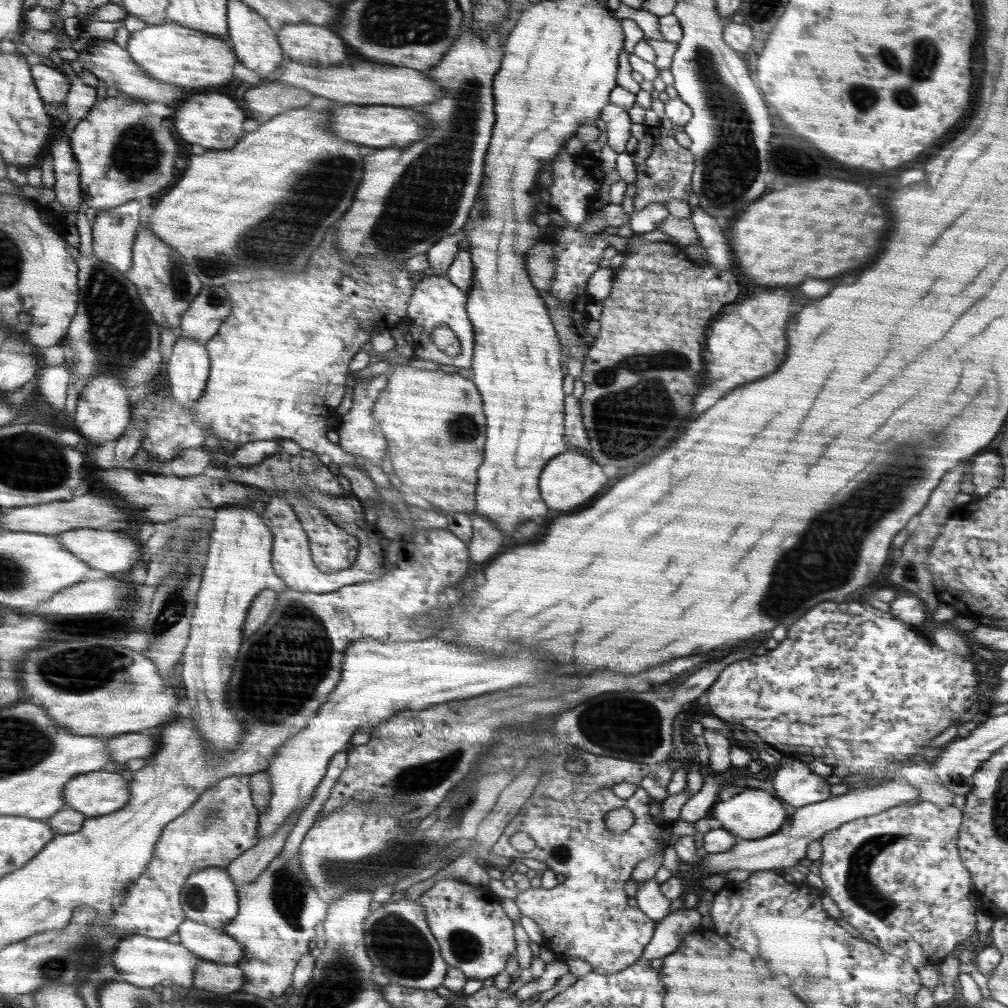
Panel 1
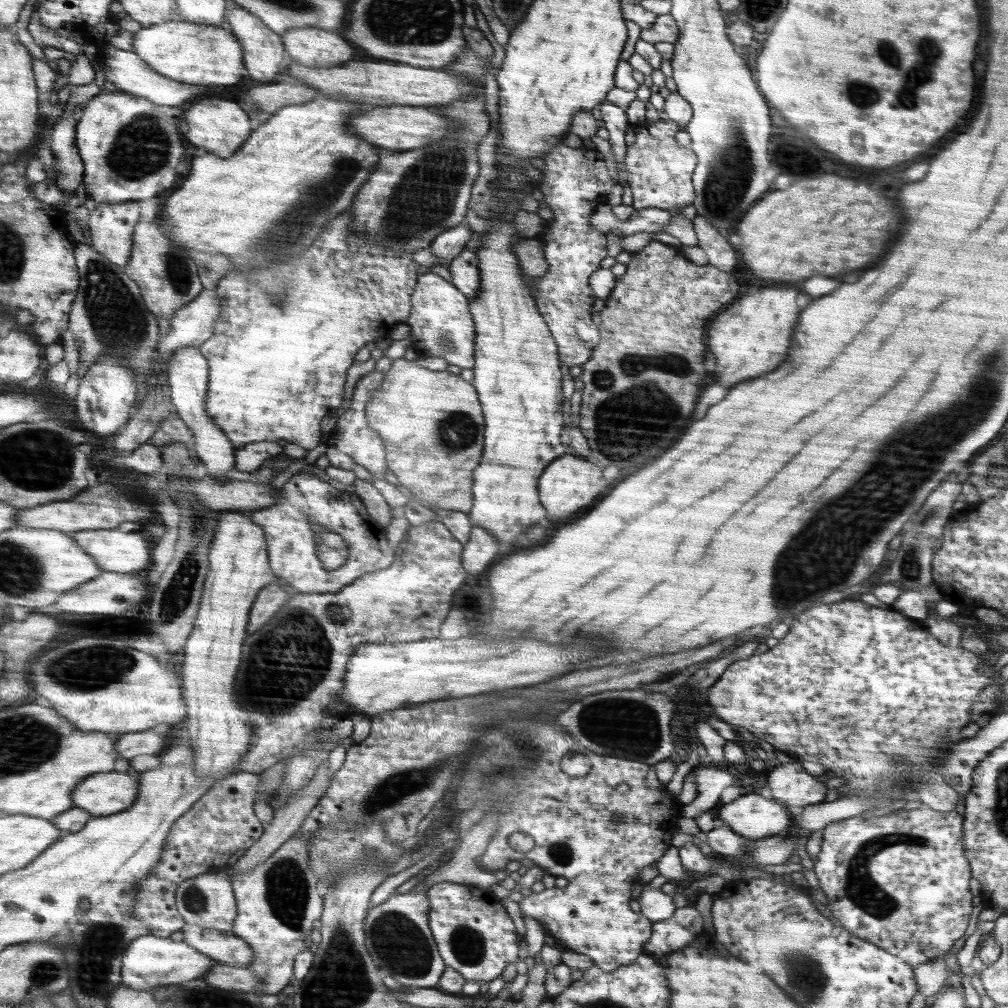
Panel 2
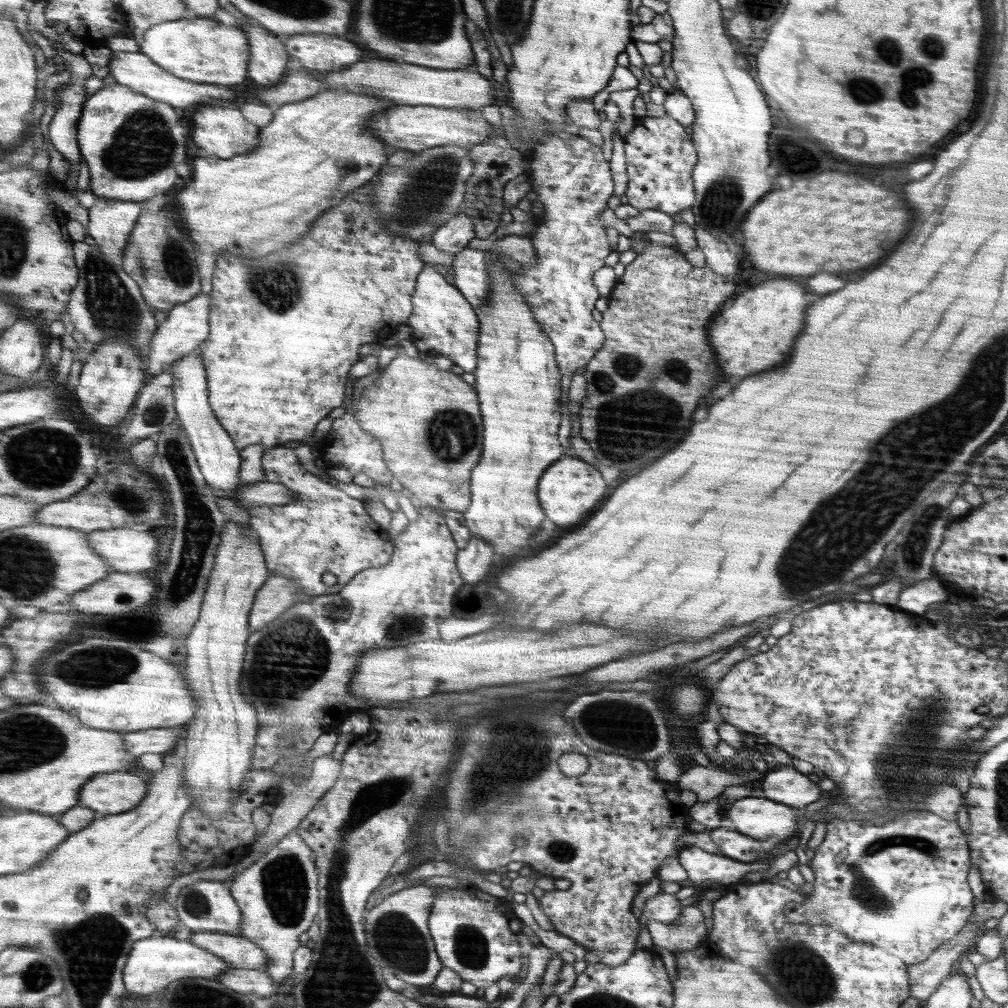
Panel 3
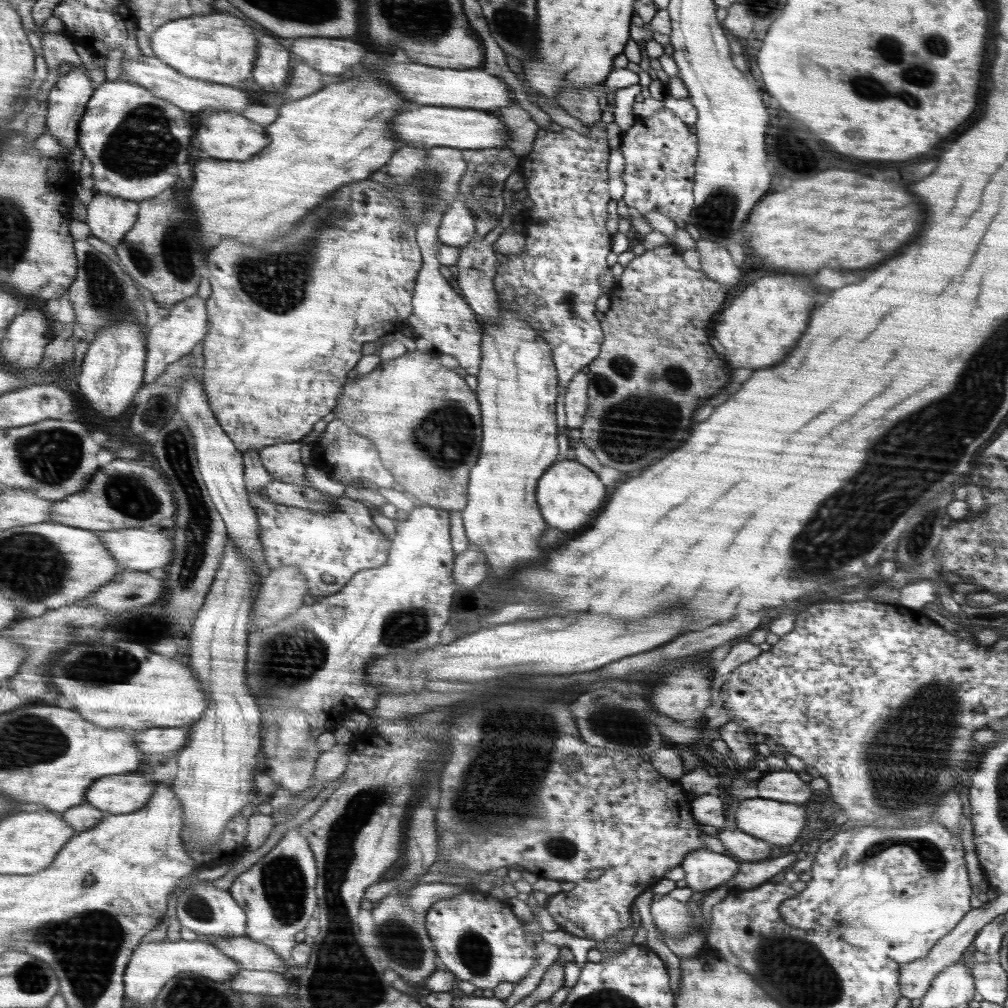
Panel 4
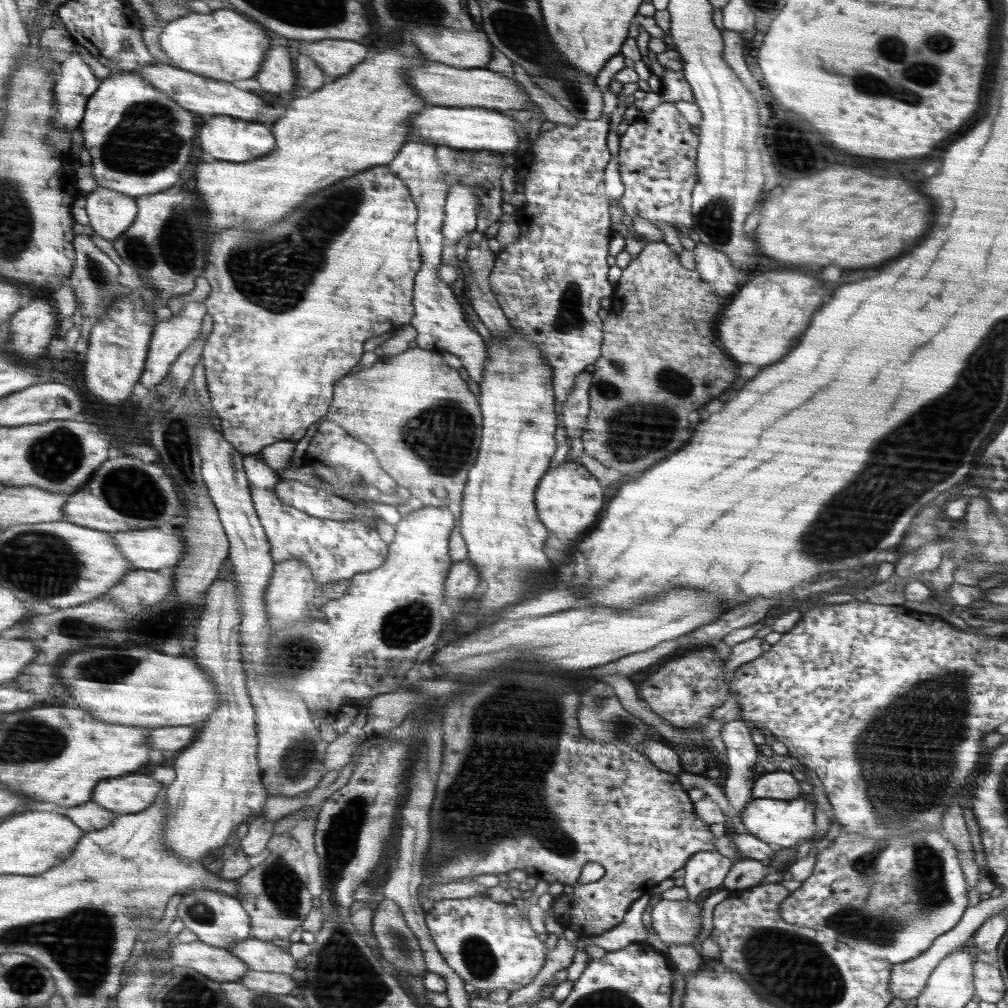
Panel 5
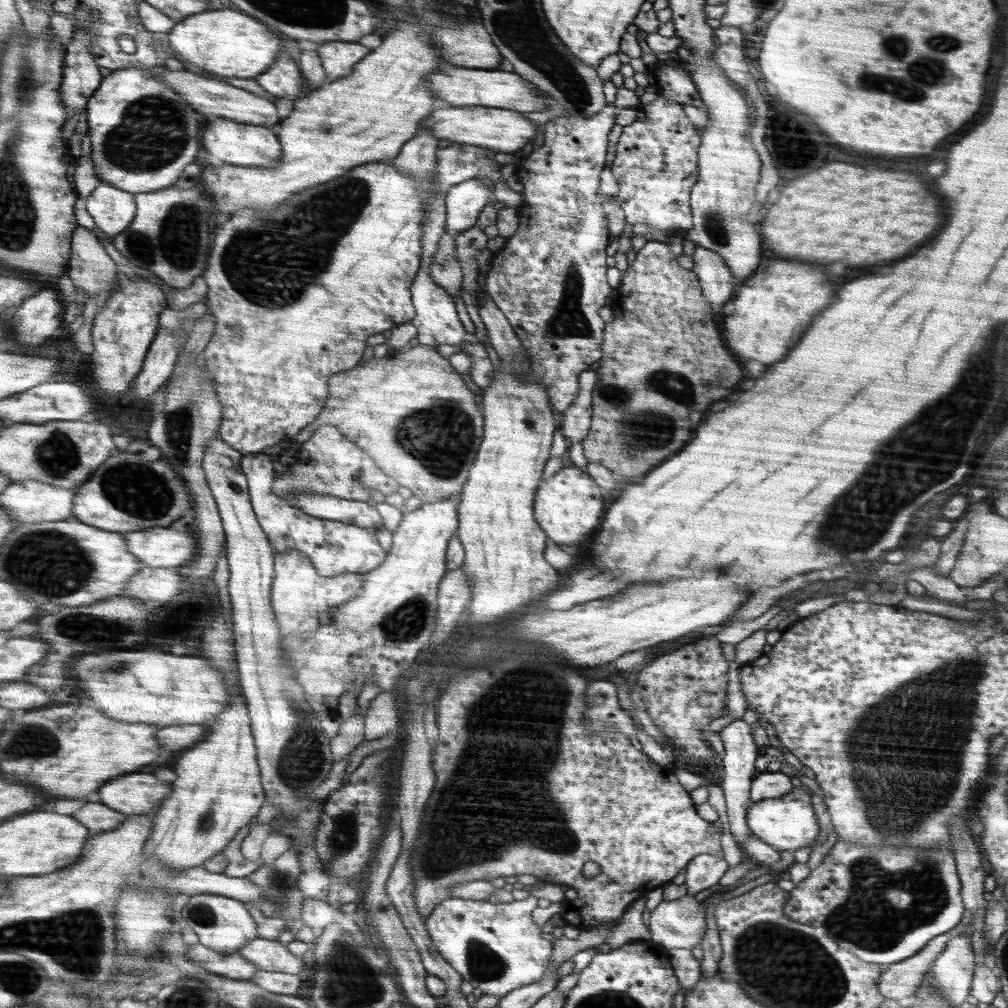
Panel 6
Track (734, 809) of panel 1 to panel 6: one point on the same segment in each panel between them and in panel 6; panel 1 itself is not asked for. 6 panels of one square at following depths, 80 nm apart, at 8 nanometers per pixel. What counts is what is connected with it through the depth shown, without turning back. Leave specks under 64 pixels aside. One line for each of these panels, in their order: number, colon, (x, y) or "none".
2: (753, 816)
3: (757, 817)
4: (780, 823)
5: (779, 822)
6: (788, 823)

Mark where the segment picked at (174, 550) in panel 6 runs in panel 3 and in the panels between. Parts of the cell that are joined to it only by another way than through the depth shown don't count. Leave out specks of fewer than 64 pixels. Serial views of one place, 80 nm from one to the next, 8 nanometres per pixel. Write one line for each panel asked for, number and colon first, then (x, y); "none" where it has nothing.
3: (124, 550)
4: (135, 549)
5: (144, 549)

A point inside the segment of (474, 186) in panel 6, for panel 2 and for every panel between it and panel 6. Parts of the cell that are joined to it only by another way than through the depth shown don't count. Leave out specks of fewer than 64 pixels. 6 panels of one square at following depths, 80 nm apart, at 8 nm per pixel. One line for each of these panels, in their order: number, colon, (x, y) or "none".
2: (451, 243)
3: (453, 237)
4: (457, 228)
5: (460, 219)

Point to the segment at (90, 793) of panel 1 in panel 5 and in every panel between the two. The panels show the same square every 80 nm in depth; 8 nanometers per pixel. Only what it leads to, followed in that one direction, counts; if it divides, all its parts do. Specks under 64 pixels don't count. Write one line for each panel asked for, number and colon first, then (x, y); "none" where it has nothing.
2: (114, 792)
3: (116, 793)
4: (124, 794)
5: (131, 794)

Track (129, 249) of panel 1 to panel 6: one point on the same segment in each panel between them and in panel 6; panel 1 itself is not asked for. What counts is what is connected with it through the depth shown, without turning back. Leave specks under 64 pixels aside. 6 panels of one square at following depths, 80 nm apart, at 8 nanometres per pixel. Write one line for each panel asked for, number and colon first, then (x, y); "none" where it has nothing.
2: (112, 226)
3: (111, 222)
4: (110, 218)
5: (111, 213)
6: (113, 210)

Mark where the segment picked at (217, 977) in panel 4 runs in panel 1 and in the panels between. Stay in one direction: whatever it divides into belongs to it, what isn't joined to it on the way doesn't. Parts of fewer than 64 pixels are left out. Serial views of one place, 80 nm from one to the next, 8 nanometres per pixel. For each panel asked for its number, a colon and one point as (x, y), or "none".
1: (144, 962)
2: (148, 962)
3: (154, 963)

